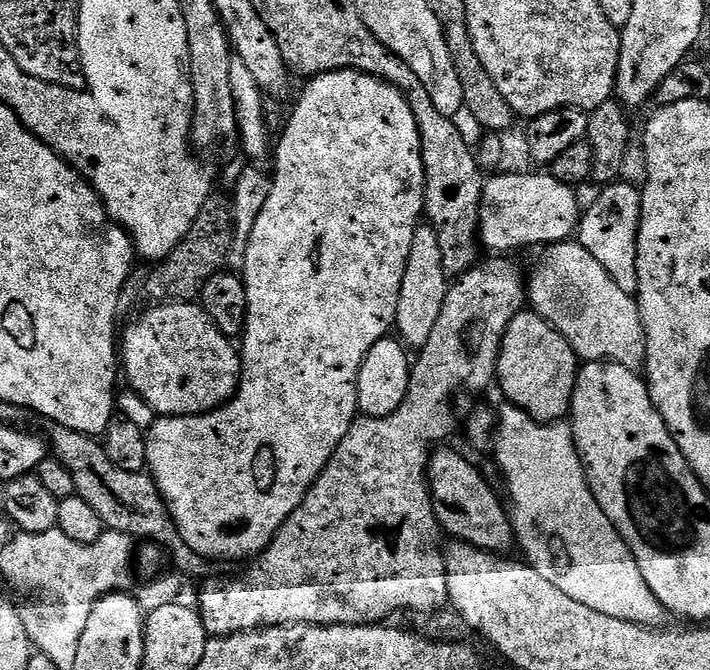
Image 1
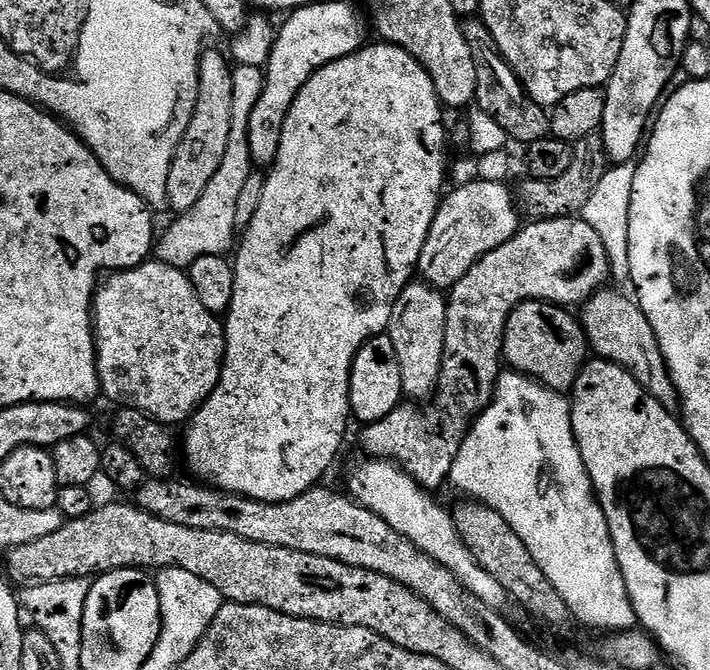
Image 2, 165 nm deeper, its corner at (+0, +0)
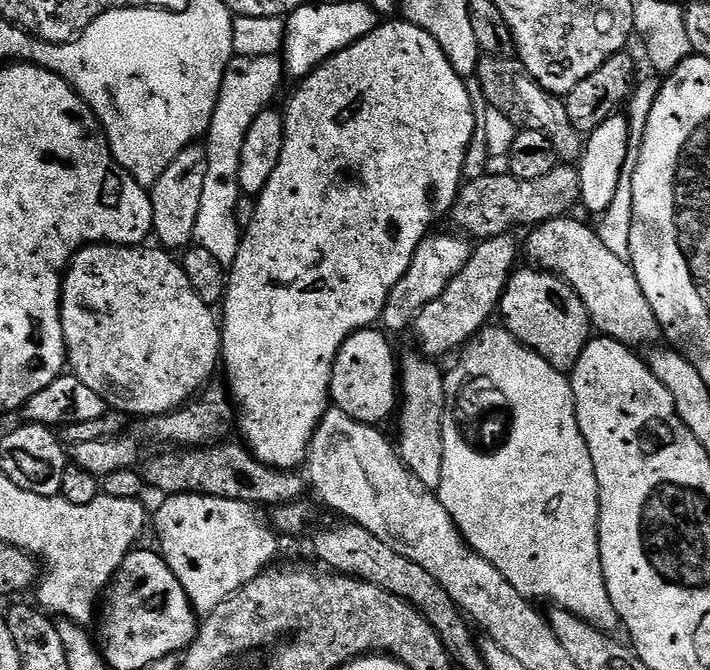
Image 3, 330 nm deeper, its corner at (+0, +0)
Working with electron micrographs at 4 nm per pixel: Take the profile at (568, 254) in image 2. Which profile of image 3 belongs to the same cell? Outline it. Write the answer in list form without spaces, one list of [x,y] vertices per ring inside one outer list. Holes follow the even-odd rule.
[[[571,215],[559,216],[557,220],[535,225],[527,233],[528,256],[532,259],[529,261],[563,276],[564,281],[582,298],[592,327],[599,335],[629,346],[655,345],[662,336],[660,323],[654,310],[650,310],[650,302],[646,302],[646,294],[642,294],[642,286],[631,263],[625,257],[613,254],[602,243],[599,231],[593,225],[591,228],[580,220],[572,219]]]

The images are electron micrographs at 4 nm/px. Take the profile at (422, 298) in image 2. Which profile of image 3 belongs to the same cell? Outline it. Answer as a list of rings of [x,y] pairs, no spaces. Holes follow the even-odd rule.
[[[413,350],[408,357],[401,359],[398,364],[398,417],[400,416],[400,444],[398,440],[398,451],[401,462],[407,466],[414,474],[414,478],[418,478],[418,482],[422,482],[422,486],[436,490],[440,487],[440,479],[442,478],[442,458],[444,457],[444,407],[446,406],[446,390],[444,389],[446,377],[440,373],[440,368],[435,359],[425,358],[419,351]]]

